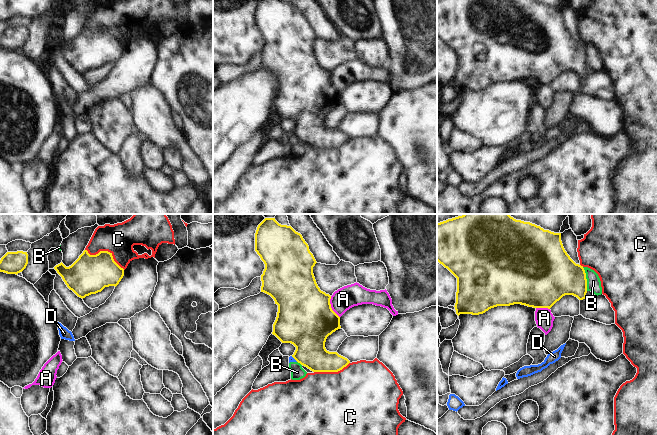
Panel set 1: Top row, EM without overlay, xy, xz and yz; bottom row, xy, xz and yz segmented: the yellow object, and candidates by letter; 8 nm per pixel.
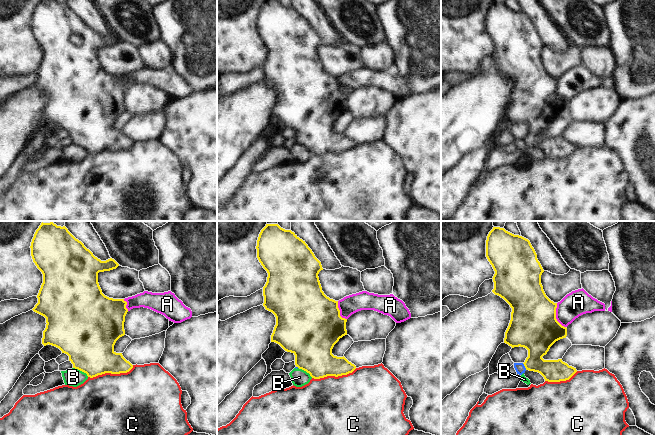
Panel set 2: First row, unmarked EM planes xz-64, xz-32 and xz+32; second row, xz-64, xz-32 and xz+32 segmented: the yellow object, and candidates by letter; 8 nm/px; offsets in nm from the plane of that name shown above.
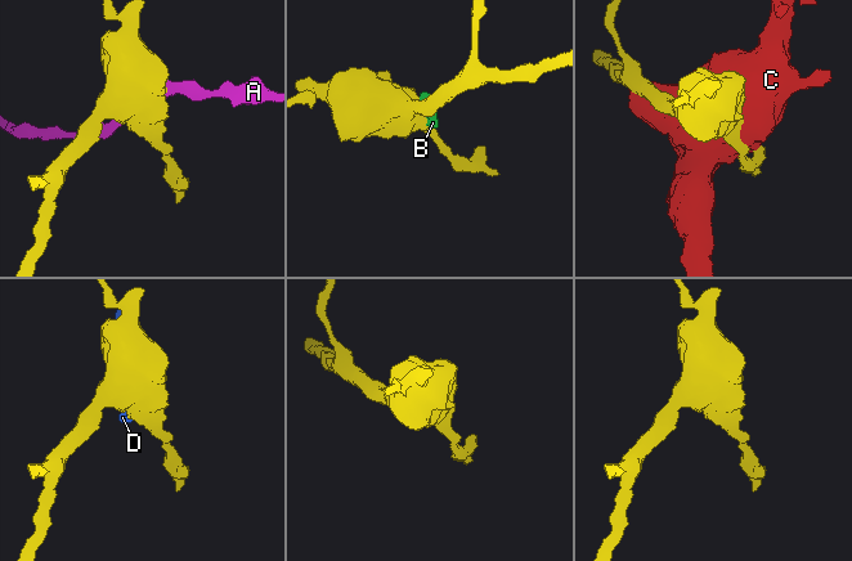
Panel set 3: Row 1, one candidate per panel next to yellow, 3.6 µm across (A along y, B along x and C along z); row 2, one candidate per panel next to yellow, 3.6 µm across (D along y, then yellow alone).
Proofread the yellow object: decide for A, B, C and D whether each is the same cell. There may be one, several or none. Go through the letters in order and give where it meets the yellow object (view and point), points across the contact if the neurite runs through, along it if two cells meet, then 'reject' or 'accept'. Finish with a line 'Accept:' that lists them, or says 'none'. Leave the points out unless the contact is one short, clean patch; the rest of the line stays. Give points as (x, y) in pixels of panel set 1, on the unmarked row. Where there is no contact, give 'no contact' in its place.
A: xz (330, 83) | reject
B: yz (586, 55) | along yz (582, 43), (585, 49), (587, 66) | reject
C: xy (106, 27) | reject
D: xz (294, 134) | along xz (291, 132), (297, 137) | reject
Accept: none

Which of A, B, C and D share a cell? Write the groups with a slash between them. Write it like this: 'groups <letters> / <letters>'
groups A / B D / C

